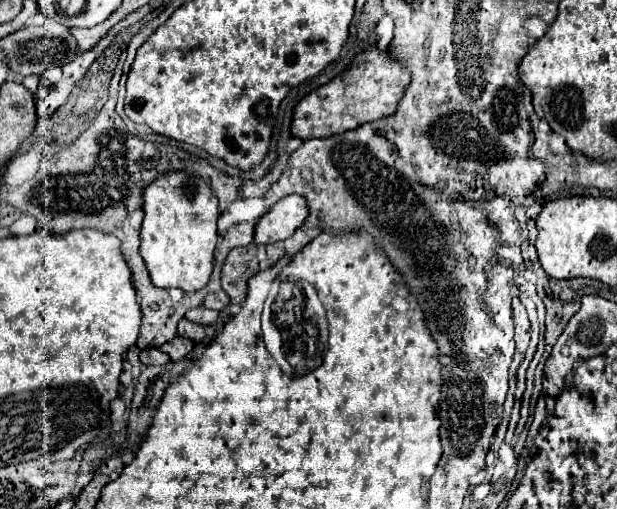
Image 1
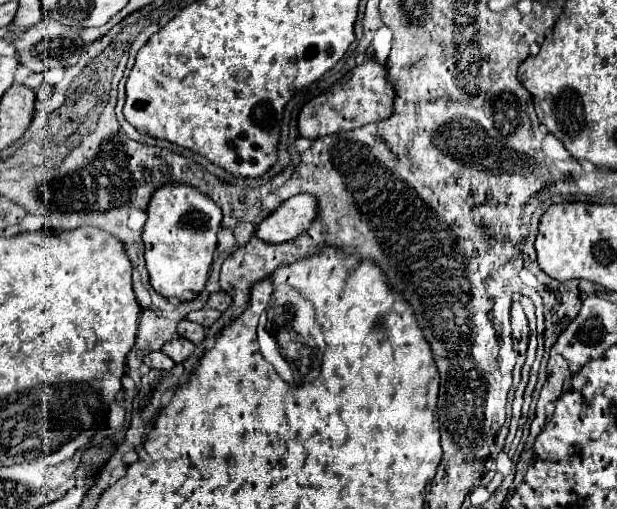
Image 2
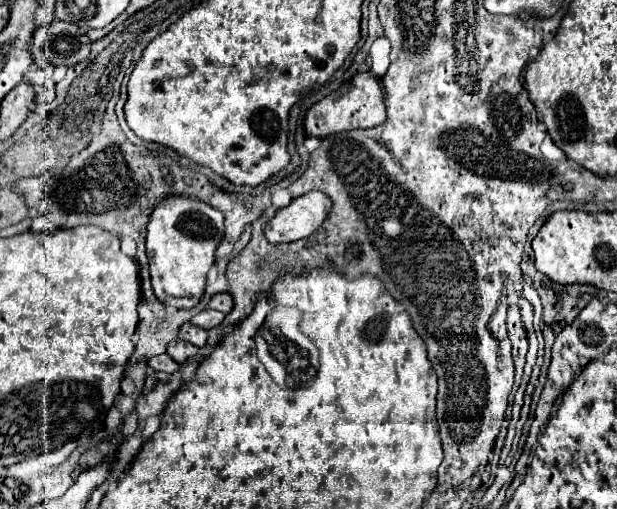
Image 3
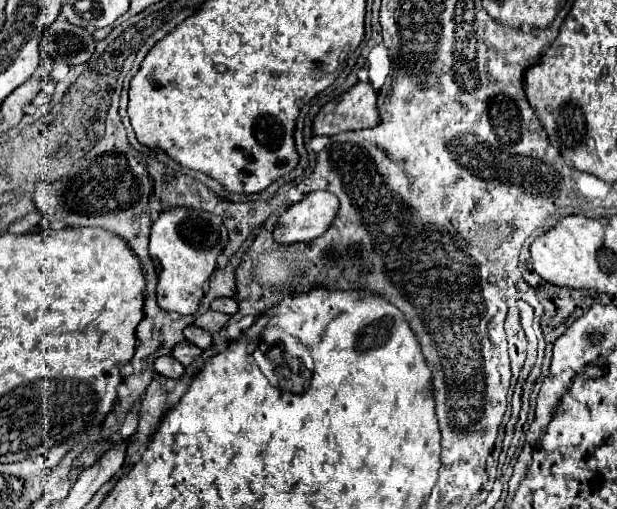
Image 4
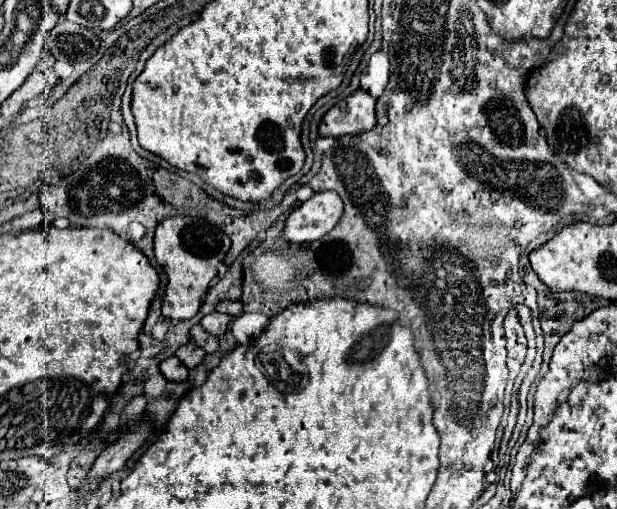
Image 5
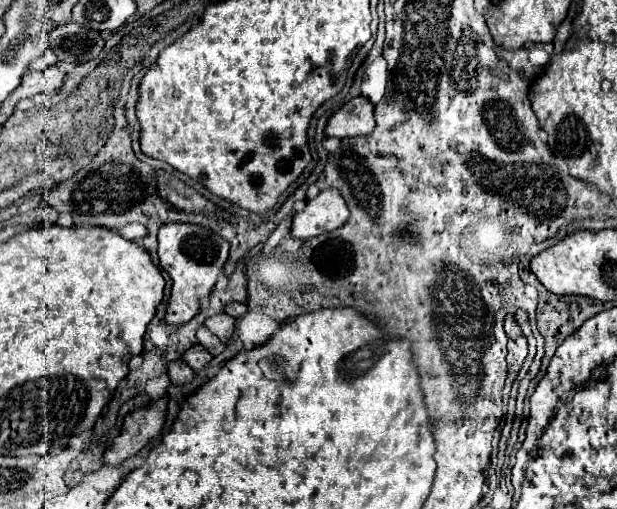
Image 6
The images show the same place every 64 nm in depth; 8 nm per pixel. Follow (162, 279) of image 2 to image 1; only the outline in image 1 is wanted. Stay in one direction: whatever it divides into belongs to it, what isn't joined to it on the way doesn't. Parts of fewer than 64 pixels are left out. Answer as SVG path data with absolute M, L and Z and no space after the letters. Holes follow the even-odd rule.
M172 170L164 176L158 176L142 190L144 198L144 222L140 228L140 256L146 262L152 282L158 288L180 288L184 292L200 290L208 284L214 268L214 248L218 244L216 220L220 214L218 200L208 184L202 178L190 176L186 170Z

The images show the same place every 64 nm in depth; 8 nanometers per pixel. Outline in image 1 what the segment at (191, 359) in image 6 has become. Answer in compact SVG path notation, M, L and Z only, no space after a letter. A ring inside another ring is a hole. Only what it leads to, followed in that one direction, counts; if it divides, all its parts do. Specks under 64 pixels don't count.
M176 336L174 340L170 340L170 342L166 342L166 344L160 346L160 350L170 356L170 360L184 358L192 348L194 348L194 342L188 340L188 338L184 338L184 336Z

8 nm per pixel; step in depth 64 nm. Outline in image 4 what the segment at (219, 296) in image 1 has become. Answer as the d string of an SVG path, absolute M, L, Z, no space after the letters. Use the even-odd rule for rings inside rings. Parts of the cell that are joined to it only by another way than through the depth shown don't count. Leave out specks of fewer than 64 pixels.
M222 296L222 298L216 298L216 300L212 300L212 304L210 304L210 308L212 310L220 310L220 312L224 312L224 314L236 314L236 310L238 310L238 304L236 304L236 300L234 298L228 298L228 296Z

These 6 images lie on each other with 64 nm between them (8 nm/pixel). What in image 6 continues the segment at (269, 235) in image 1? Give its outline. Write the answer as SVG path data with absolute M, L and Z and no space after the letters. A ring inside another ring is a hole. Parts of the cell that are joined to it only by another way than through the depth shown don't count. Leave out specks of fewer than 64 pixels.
M322 190L316 198L308 200L302 212L296 212L290 226L290 236L296 240L308 240L324 232L332 232L344 224L348 208L340 192Z

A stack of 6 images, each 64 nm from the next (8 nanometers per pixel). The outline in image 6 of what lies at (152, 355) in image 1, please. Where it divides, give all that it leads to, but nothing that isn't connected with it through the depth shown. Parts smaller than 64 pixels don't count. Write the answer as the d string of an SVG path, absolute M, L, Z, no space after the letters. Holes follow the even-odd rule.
M182 360L170 362L166 372L168 372L168 378L172 380L172 384L188 384L194 378L194 370L188 368L188 364L184 364Z

